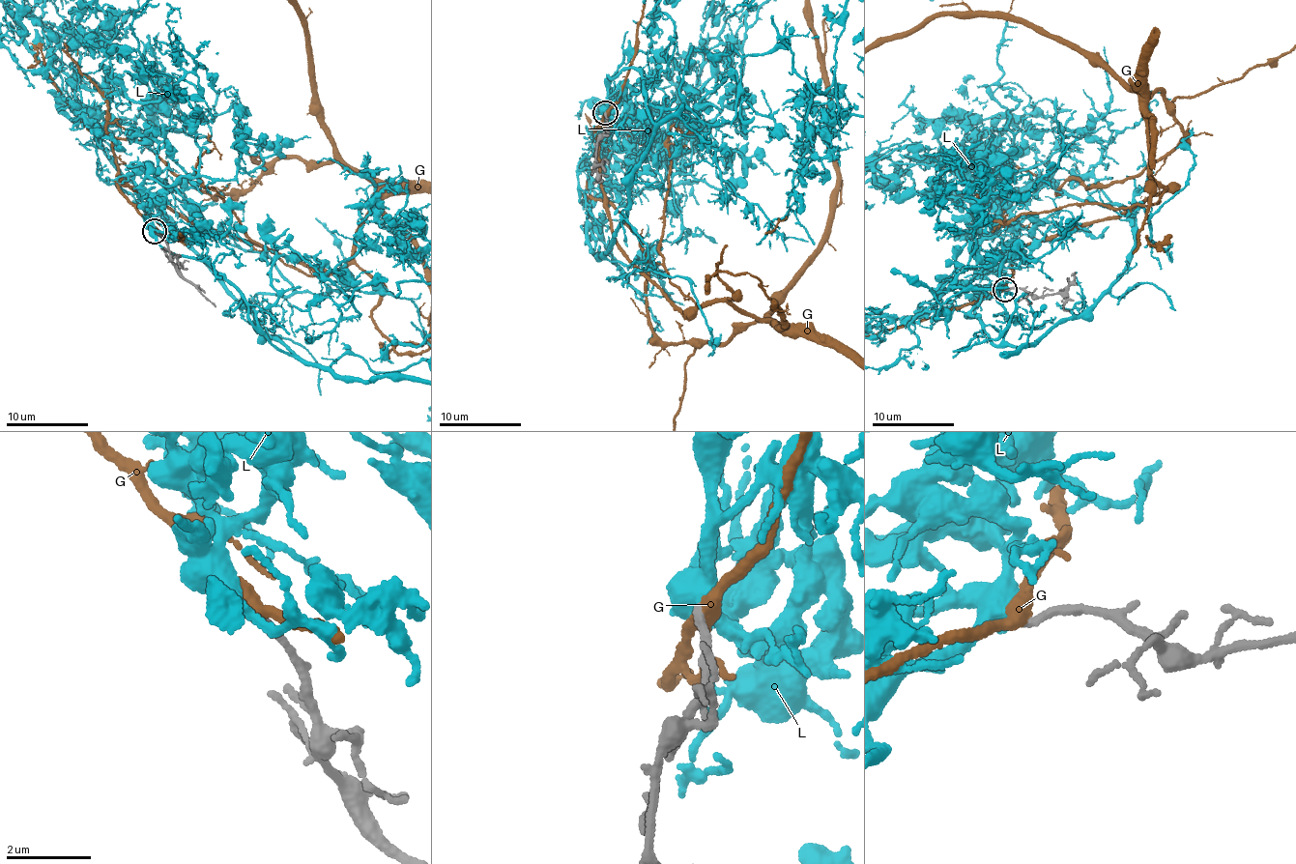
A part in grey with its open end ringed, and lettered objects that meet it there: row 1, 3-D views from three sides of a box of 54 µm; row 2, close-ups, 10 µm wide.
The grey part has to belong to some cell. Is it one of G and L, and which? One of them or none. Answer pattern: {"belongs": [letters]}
{"belongs": ["L"]}

